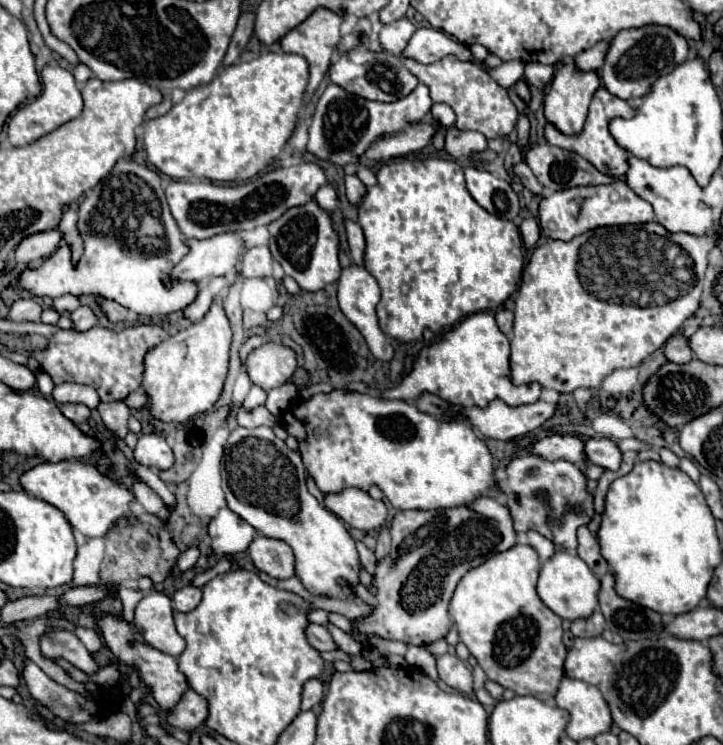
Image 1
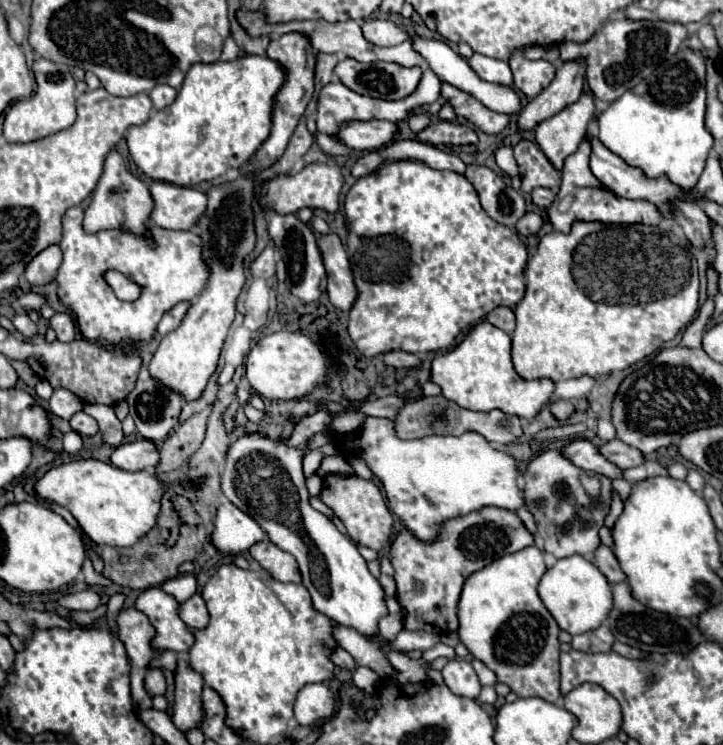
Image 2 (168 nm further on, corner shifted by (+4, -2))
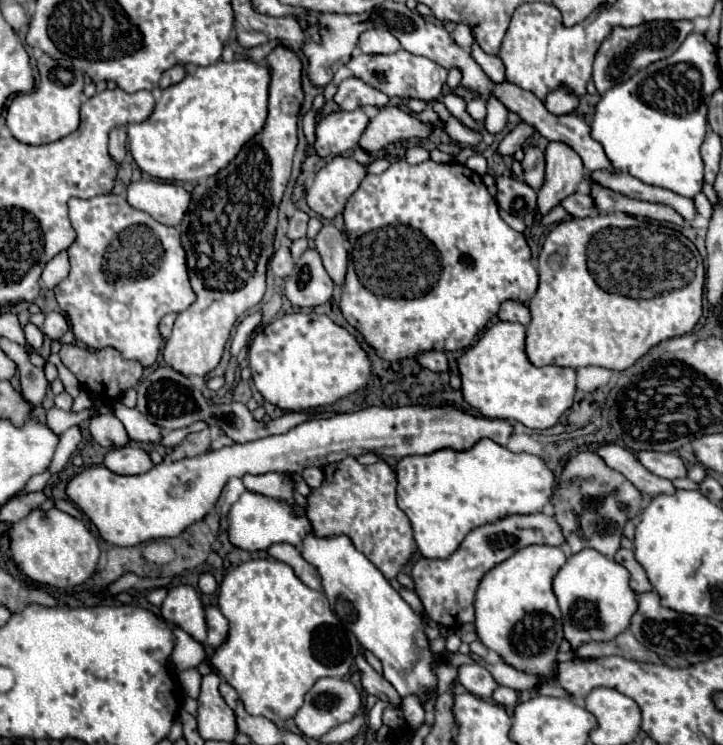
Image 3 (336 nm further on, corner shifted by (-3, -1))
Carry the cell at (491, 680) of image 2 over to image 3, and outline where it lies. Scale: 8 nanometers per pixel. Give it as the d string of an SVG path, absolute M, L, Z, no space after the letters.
M498 661L498 663L486 663L484 665L490 675L494 677L494 681L498 685L504 685L504 687L510 687L514 691L526 691L526 689L532 689L536 687L538 679L534 679L532 675L522 675L522 671L516 671L514 667L506 665L504 661Z

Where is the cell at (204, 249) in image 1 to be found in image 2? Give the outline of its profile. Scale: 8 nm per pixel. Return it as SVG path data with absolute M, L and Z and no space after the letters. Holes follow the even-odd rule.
M73 206L63 216L63 264L57 274L57 296L73 316L83 338L107 340L125 350L137 342L147 342L155 336L157 322L177 302L191 302L207 284L209 270L201 260L201 238L193 232L165 230L149 222L145 236L135 236L129 230L111 228L87 236L83 230L83 208ZM117 270L141 288L141 296L133 302L119 300L113 288L105 282L105 272Z

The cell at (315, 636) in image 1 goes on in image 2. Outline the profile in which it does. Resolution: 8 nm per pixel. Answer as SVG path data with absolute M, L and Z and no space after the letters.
M341 648L341 650L335 650L335 652L331 654L331 660L333 660L335 666L343 666L343 668L347 668L347 670L351 670L351 672L357 668L353 656L351 656L349 652L345 652L343 648Z

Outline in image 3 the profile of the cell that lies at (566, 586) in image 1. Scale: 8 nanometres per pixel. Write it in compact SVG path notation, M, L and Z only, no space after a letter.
M582 549L568 557L566 565L556 573L552 587L562 609L564 637L572 647L584 641L606 641L628 629L636 607L636 593L630 589L628 579L630 573L622 565L598 551Z

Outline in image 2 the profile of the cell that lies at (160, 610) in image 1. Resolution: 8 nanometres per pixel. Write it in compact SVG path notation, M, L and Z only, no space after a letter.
M149 588L139 594L135 608L141 610L155 626L155 648L187 652L193 646L195 636L179 618L179 602L171 594L163 592L161 588Z

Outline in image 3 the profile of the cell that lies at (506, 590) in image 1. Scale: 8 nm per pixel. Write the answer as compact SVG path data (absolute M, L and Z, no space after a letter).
M524 547L482 577L474 599L478 639L514 669L542 677L540 685L554 683L554 673L558 667L556 653L564 639L562 617L552 591L552 577L564 563L566 555L560 547Z

